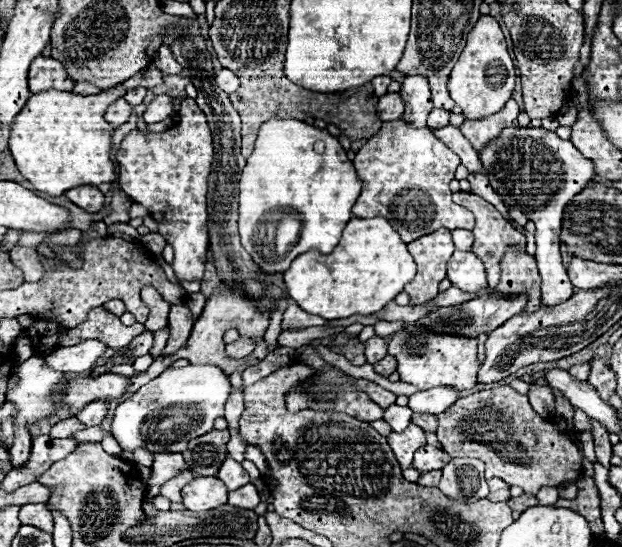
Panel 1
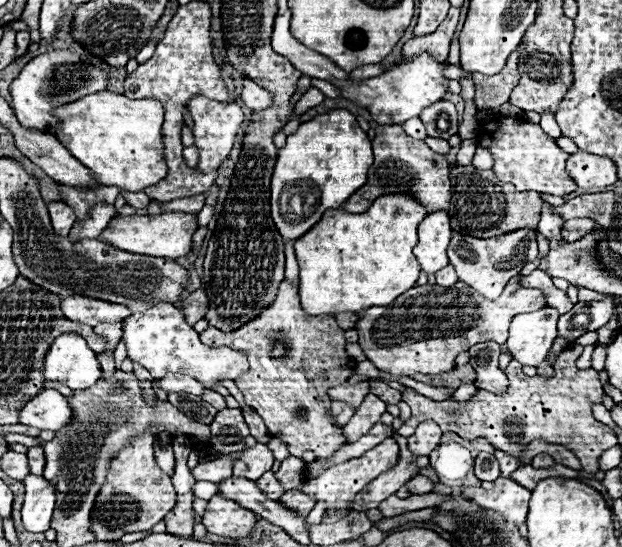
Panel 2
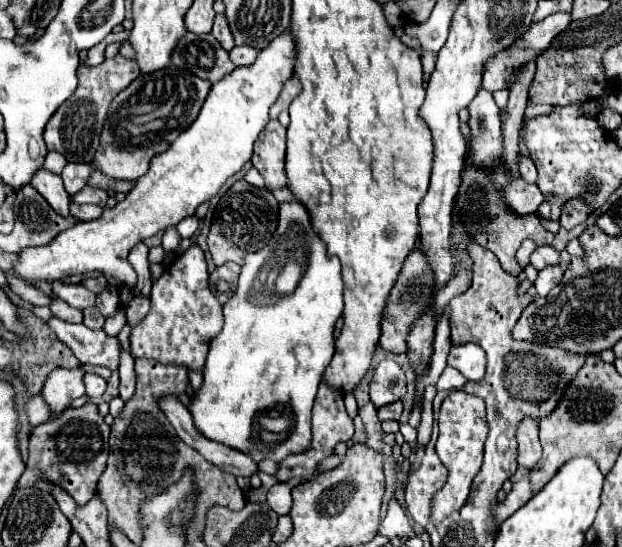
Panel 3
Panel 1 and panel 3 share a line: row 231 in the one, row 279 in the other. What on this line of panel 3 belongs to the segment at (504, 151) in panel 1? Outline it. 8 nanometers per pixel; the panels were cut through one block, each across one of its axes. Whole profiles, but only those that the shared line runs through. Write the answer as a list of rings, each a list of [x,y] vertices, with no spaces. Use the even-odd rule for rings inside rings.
[[[546,266],[544,270],[538,272],[538,278],[534,282],[538,296],[548,296],[548,292],[562,280],[562,270],[560,266]]]

